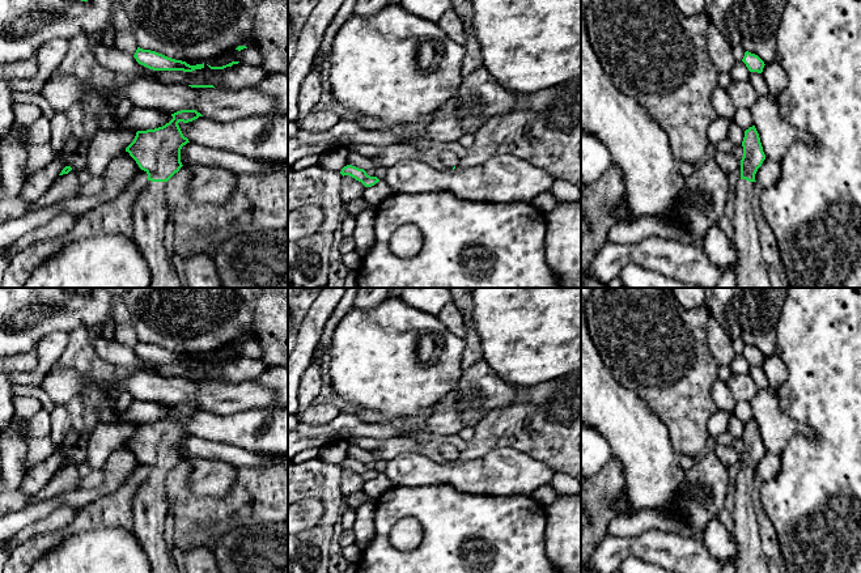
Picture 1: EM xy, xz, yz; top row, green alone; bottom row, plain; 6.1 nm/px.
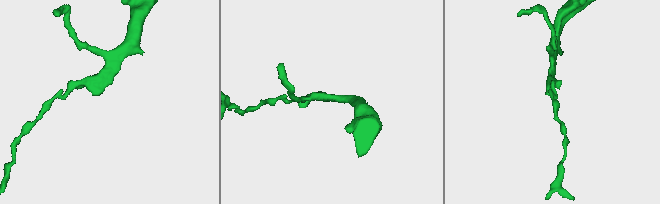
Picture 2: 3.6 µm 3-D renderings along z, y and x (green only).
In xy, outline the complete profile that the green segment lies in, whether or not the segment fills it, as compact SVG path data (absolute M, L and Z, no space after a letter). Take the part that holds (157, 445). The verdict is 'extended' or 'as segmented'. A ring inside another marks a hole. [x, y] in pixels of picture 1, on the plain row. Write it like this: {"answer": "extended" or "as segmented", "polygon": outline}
{"answer": "extended", "polygon": "M181 403L162 420L137 424L126 445L148 467L148 481L137 488L133 497L132 531L150 563L150 573L179 573L177 557L165 540L165 515L169 510L165 493L166 475L183 459L181 442L188 434L178 416L203 409L196 403Z"}

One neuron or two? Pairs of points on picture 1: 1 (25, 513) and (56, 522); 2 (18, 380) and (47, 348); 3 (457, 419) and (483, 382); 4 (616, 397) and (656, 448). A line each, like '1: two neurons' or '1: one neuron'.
1: two neurons
2: one neuron
3: one neuron
4: one neuron

